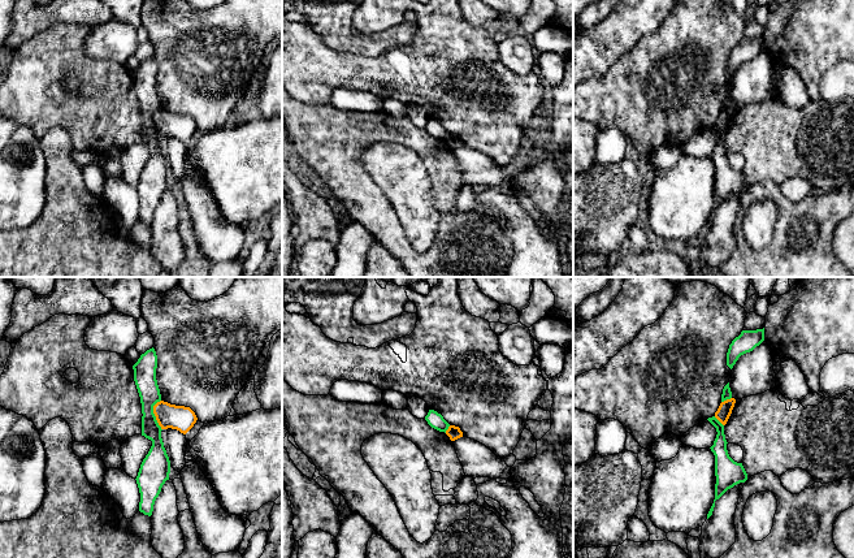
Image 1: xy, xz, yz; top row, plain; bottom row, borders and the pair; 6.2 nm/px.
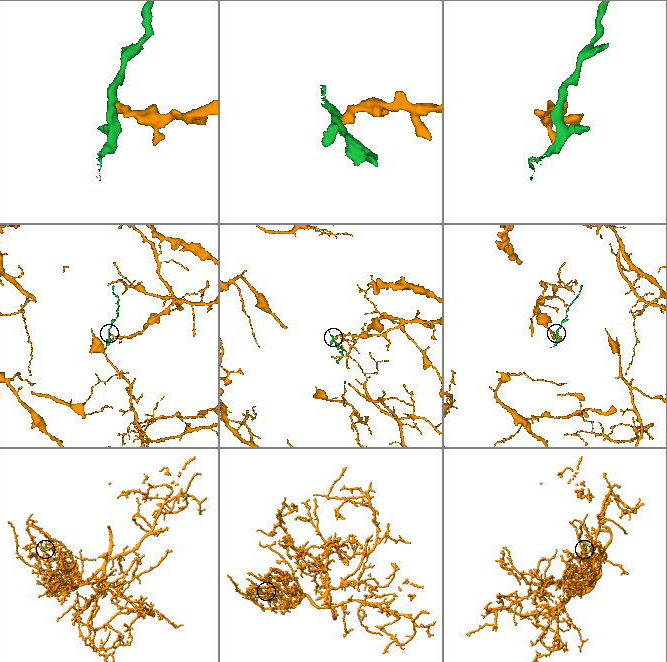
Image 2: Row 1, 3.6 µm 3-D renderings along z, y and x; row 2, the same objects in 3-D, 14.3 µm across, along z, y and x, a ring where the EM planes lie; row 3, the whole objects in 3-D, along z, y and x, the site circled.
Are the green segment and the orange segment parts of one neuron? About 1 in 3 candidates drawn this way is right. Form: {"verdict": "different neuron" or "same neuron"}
{"verdict": "different neuron"}

